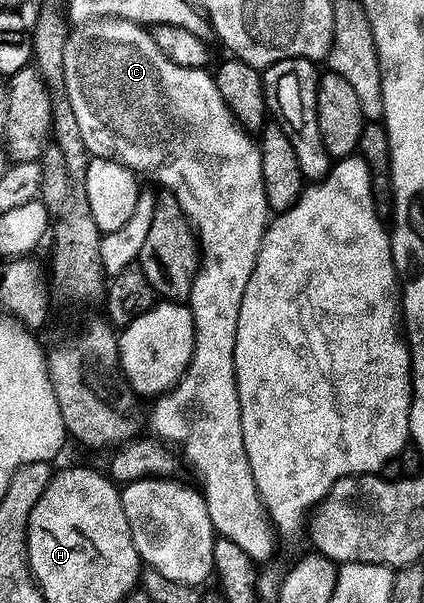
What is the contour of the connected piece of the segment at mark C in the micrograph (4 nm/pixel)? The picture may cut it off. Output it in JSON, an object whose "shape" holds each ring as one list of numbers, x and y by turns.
{"shape":[[114,17,79,23,69,31,65,40,63,60,64,96,77,119,89,155,111,158,136,174,152,176,161,189,174,194,196,233,200,245,200,267,194,275,188,301,194,313,194,353,182,379,169,392,153,401,150,428,154,432,151,433,177,449,181,459,194,467,215,533,236,542,236,546,240,546,240,550,244,550,244,554,251,556,255,562,263,562,274,552,276,529,258,496,252,466,248,466,234,373,240,302,244,298,248,278,252,278,262,235,266,233,272,216,266,204,255,137,240,126,220,94,215,77,207,69,174,64,158,48,151,31,139,23]]}

